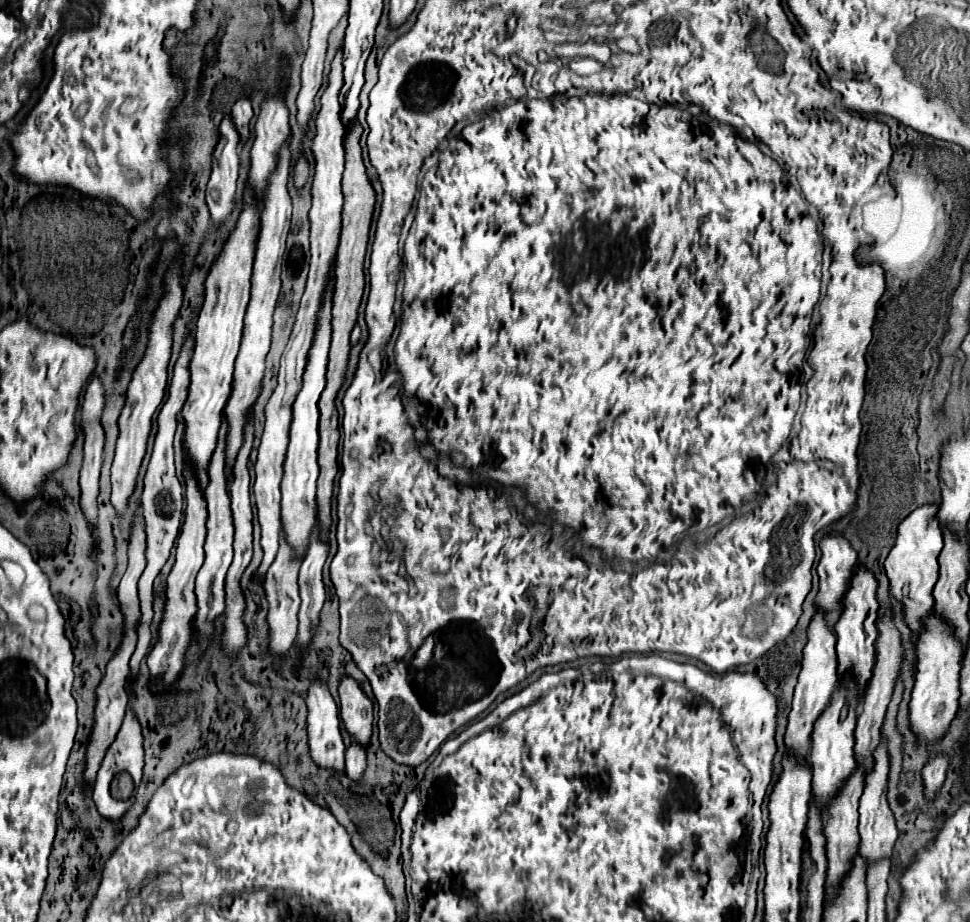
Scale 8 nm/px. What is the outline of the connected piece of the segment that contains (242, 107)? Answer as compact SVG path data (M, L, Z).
M239 99L235 105L233 105L233 111L231 111L231 119L239 131L239 137L241 137L241 143L239 145L245 145L247 139L249 139L249 121L253 117L253 109L251 109L251 103L249 99Z

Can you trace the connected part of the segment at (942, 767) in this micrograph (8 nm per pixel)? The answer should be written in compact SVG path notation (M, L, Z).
M937 753L925 767L923 767L923 793L927 797L927 801L937 799L937 793L941 789L941 785L945 783L945 773L947 773L947 757Z

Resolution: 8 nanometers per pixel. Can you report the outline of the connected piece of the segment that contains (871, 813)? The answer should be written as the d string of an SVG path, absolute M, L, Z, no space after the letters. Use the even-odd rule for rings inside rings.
M881 739L877 751L875 751L875 767L869 773L869 777L865 779L865 789L859 801L859 835L861 835L861 843L859 843L859 853L861 857L867 861L867 865L871 865L873 861L879 859L891 859L893 855L893 845L899 837L897 827L895 827L895 817L889 809L887 803L887 773L889 773L889 757L885 751L885 739Z

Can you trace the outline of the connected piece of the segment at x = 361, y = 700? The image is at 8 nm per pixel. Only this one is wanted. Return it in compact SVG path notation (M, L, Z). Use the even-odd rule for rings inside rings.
M343 677L339 685L339 697L341 697L341 721L347 729L347 733L353 737L353 741L361 743L365 749L371 743L373 733L373 703L369 697L359 689L357 681L351 677Z

